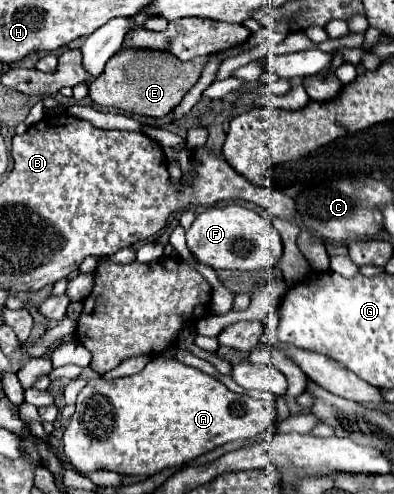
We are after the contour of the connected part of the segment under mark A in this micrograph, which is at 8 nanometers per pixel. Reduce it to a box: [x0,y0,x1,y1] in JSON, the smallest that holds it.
[63,356,279,476]

